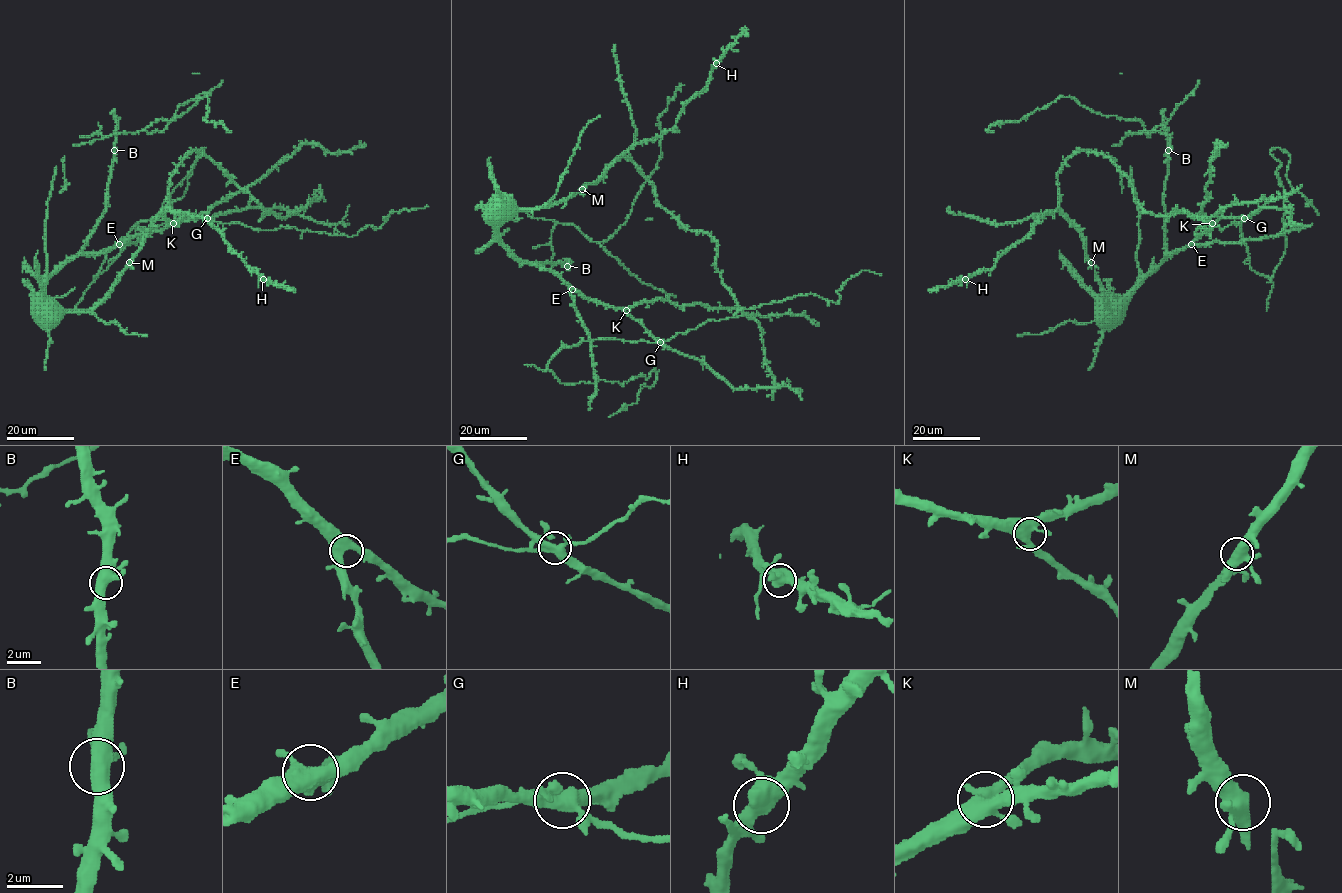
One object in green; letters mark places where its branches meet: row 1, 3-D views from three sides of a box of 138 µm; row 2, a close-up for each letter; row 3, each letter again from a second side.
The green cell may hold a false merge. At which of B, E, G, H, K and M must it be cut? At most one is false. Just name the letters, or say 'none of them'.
G

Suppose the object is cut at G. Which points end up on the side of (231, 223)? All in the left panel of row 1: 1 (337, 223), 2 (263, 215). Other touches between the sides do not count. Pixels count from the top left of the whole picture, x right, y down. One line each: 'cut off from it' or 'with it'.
1: cut off from it
2: cut off from it

